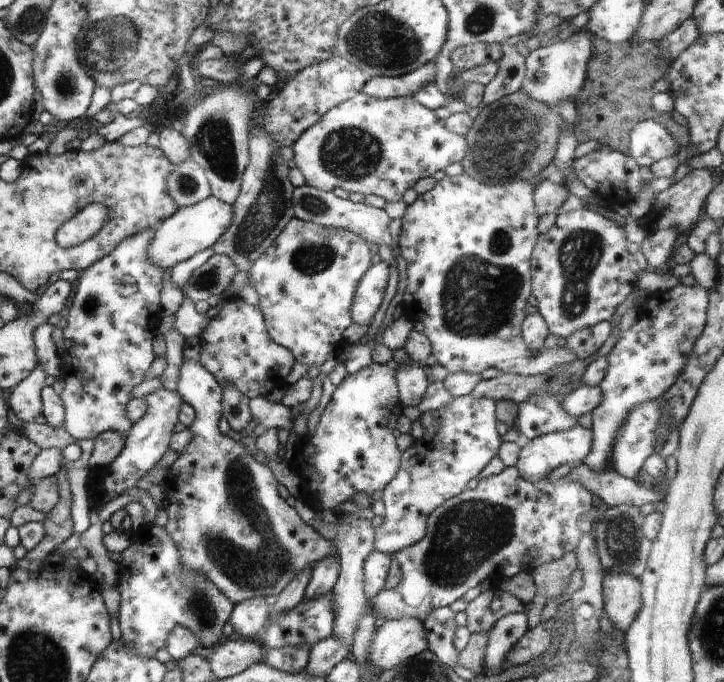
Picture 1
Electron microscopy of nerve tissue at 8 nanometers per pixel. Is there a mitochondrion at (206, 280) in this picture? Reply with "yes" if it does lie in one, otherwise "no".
yes

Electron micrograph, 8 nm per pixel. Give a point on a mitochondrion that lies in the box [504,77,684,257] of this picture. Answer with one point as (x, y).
(607, 195)

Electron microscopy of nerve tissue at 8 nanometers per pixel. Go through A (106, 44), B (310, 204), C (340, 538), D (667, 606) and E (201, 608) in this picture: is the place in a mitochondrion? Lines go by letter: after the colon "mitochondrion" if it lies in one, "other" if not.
A: mitochondrion
B: mitochondrion
C: other
D: other
E: mitochondrion

